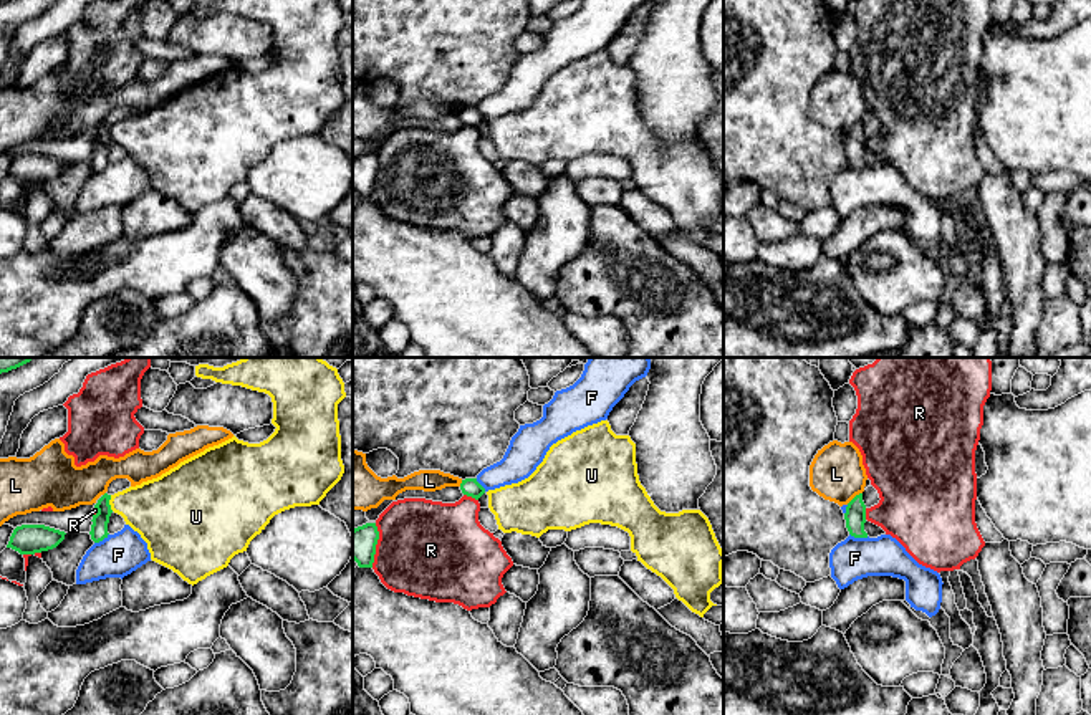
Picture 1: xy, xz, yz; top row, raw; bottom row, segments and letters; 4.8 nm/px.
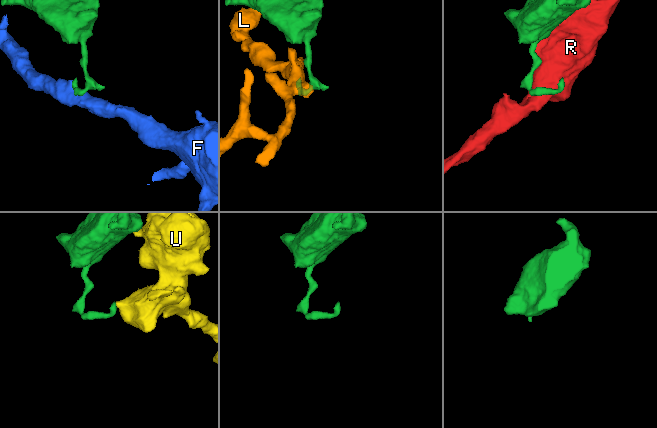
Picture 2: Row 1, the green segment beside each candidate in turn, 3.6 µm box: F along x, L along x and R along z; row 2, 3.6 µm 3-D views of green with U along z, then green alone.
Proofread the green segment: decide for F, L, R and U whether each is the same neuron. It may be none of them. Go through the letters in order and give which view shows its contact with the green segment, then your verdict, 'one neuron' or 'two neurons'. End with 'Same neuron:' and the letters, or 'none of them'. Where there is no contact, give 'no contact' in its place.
F: yz | two neurons
L: yz | two neurons
R: xz | two neurons
U: xy | two neurons
Same neuron: none of them

